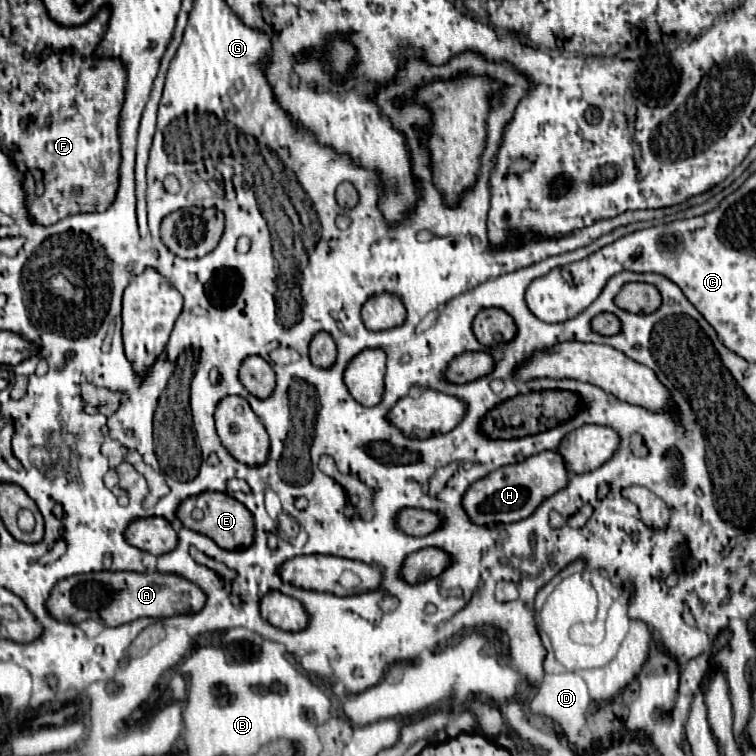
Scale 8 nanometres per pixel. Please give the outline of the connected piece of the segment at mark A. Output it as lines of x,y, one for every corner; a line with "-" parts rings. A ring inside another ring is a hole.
89,572
77,574
61,580
47,602
49,612
57,620
83,622
85,618
99,620
105,626
121,626
137,618
169,618
175,614
173,602
191,602
195,612
205,606
205,592
191,580
179,574
161,574
161,572

